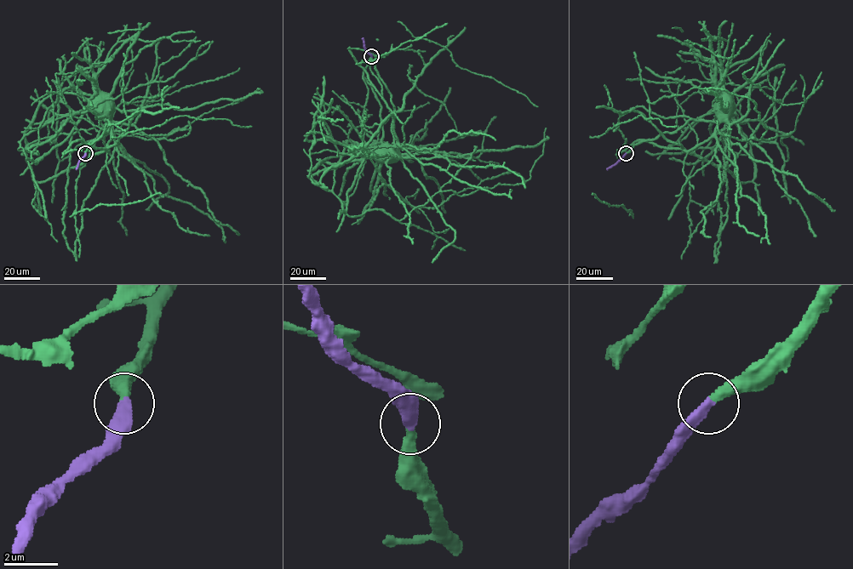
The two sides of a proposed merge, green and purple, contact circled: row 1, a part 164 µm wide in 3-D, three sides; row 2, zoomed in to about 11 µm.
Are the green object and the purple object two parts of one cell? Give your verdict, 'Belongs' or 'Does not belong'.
Belongs

